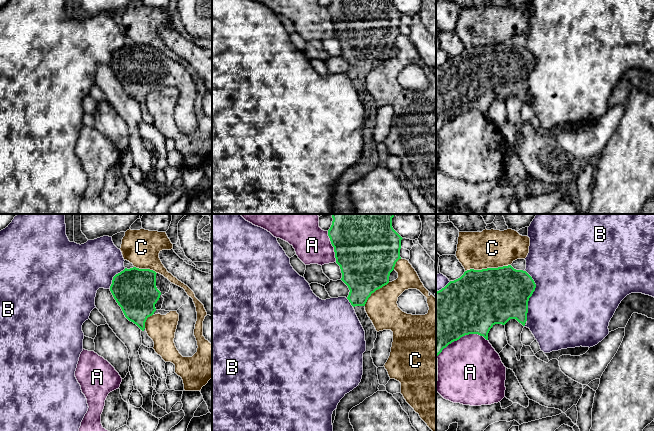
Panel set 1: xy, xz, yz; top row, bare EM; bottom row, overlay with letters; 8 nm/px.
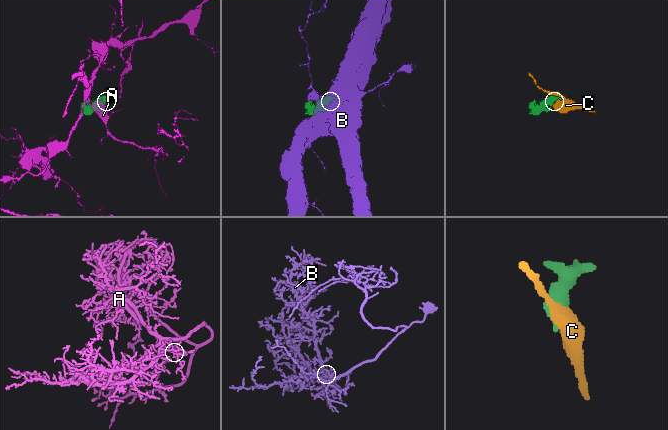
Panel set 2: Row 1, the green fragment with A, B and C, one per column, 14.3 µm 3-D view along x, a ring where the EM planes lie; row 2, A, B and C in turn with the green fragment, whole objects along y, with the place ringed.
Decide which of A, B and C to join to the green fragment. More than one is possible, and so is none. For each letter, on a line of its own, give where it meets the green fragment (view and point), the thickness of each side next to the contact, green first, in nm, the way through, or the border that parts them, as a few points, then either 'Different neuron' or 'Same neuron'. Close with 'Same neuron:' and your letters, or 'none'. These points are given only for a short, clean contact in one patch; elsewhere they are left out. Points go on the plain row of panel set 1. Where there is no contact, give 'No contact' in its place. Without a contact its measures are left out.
A: Touches green at yz (461, 112). Thickness 460 nm (green) against 460 nm. Different neuron
B: Touches green at yz (531, 71). Thickness 440 nm (green) against 500 nm. Different neuron
C: Touches green at yz (487, 44). Thickness 460 nm (green) against 300 nm. Different neuron
Same neuron: none

